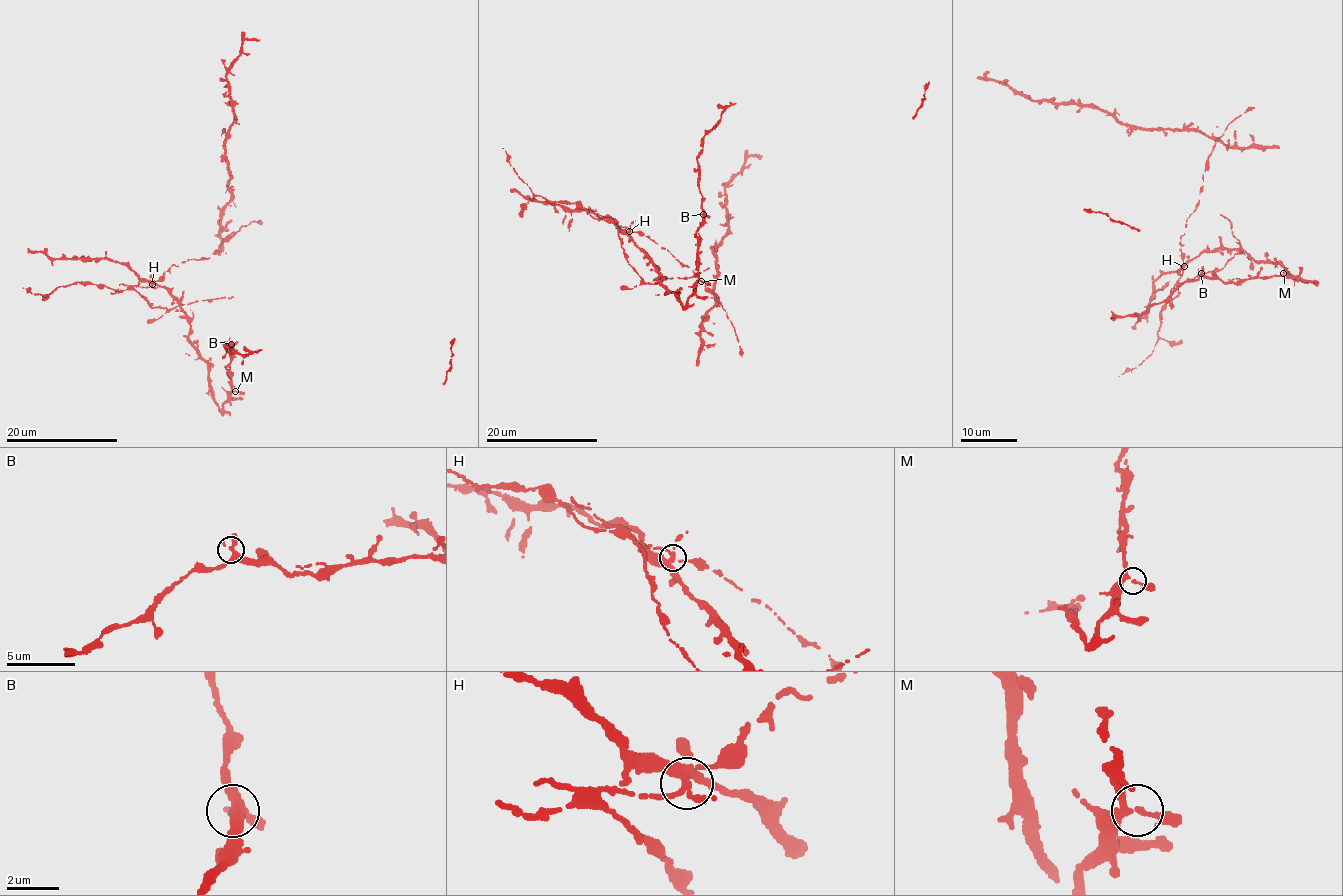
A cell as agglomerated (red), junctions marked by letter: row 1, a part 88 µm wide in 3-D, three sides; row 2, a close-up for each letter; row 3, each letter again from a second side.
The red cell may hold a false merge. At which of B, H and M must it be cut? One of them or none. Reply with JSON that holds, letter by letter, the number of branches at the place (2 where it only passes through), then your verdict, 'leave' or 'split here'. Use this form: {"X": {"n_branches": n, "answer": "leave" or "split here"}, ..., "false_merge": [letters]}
{"B": {"n_branches": 4, "answer": "leave"}, "H": {"n_branches": 4, "answer": "split here"}, "M": {"n_branches": 3, "answer": "leave"}, "false_merge": ["H"]}

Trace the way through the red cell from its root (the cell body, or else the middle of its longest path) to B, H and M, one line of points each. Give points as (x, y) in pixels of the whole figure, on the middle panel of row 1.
B: (664, 285), (665, 290), (676, 293), (681, 306), (686, 306), (698, 278), (695, 232), (703, 214)
H: (664, 285), (660, 281), (663, 277), (652, 258), (635, 244), (629, 231)
M: (664, 285), (665, 290), (676, 293), (677, 300), (684, 307), (693, 286), (701, 281)

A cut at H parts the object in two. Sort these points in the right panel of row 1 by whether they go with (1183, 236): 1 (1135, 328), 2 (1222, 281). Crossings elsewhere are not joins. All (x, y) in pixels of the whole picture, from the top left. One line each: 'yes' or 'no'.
1: no
2: no

